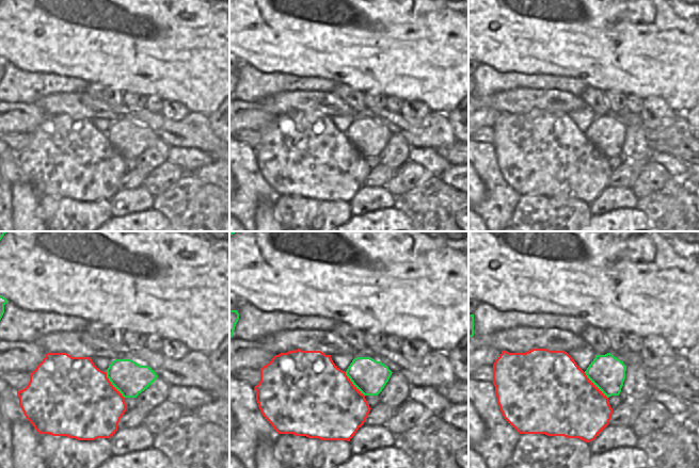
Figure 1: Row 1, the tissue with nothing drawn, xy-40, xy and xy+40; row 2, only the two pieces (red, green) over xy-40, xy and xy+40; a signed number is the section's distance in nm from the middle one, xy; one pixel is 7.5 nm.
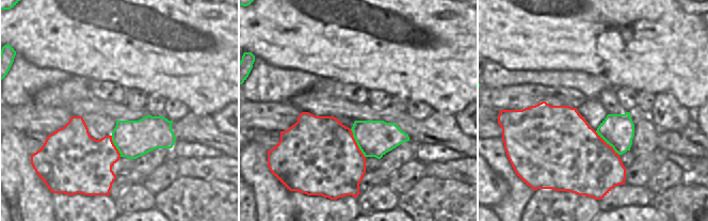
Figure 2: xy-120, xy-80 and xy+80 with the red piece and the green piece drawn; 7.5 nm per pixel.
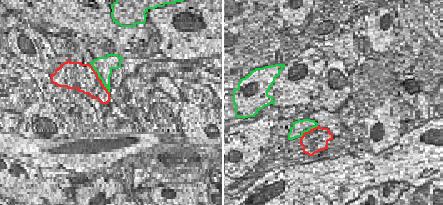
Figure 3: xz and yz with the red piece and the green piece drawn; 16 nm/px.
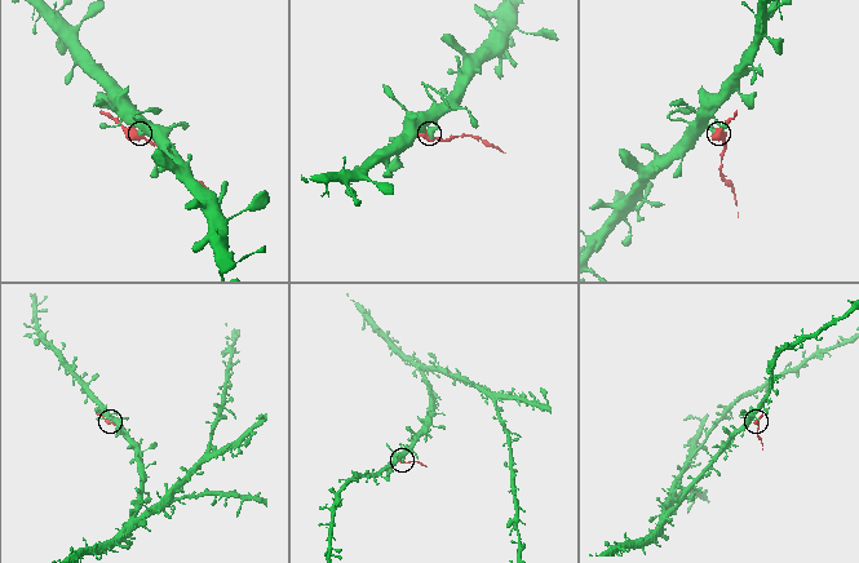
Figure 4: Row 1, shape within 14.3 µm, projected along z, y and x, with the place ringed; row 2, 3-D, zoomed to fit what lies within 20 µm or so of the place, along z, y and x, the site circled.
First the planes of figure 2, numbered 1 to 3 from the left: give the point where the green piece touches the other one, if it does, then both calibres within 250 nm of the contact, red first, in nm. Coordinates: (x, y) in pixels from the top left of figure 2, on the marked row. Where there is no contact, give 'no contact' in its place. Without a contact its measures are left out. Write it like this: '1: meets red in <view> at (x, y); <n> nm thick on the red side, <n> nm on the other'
1: meets red in xy-120 at (115, 146); 380 nm thick on the red side, 280 nm on the other
2: meets red in xy-80 at (356, 143); 500 nm thick on the red side, 280 nm on the other
3: meets red in xy+80 at (608, 144); 480 nm thick on the red side, 240 nm on the other

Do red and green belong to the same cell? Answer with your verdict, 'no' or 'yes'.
no

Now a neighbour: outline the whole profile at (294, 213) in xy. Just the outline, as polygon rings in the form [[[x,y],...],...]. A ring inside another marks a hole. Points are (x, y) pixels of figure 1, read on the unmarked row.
[[[280,195],[273,215],[284,231],[335,231],[352,213],[347,201],[321,201]]]

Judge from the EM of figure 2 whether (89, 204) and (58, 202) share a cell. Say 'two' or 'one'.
one

